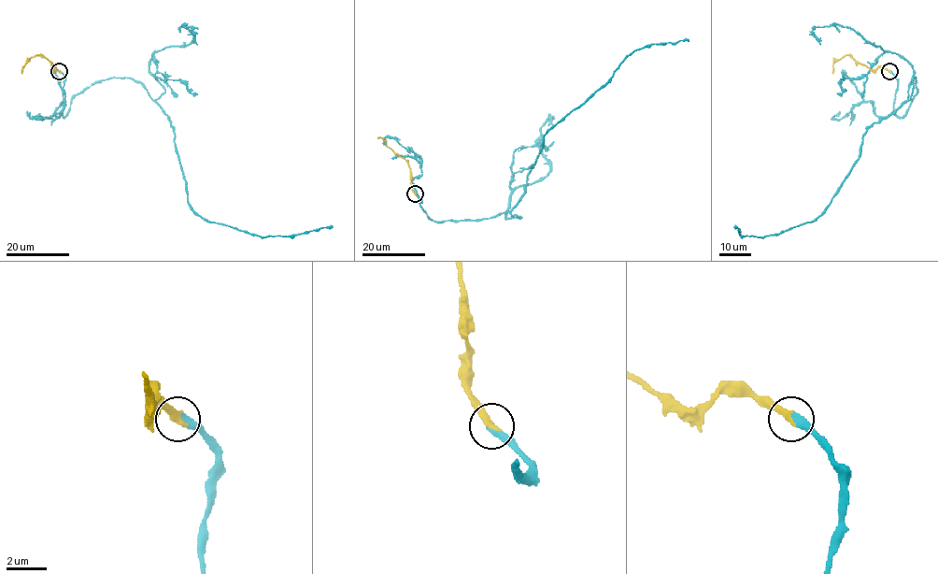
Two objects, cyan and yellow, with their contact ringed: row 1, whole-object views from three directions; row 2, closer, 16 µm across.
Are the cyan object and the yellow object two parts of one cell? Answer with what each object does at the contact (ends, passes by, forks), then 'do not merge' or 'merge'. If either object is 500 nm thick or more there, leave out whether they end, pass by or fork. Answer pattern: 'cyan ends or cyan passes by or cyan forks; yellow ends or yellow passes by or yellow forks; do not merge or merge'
cyan ends; yellow ends; merge

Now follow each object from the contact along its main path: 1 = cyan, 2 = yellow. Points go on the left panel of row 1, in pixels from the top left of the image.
1: (59, 71), (63, 117), (92, 85), (143, 86), (168, 116), (188, 204), (204, 219), (262, 236), (332, 225)
2: (59, 72), (38, 55), (25, 63), (21, 73)

